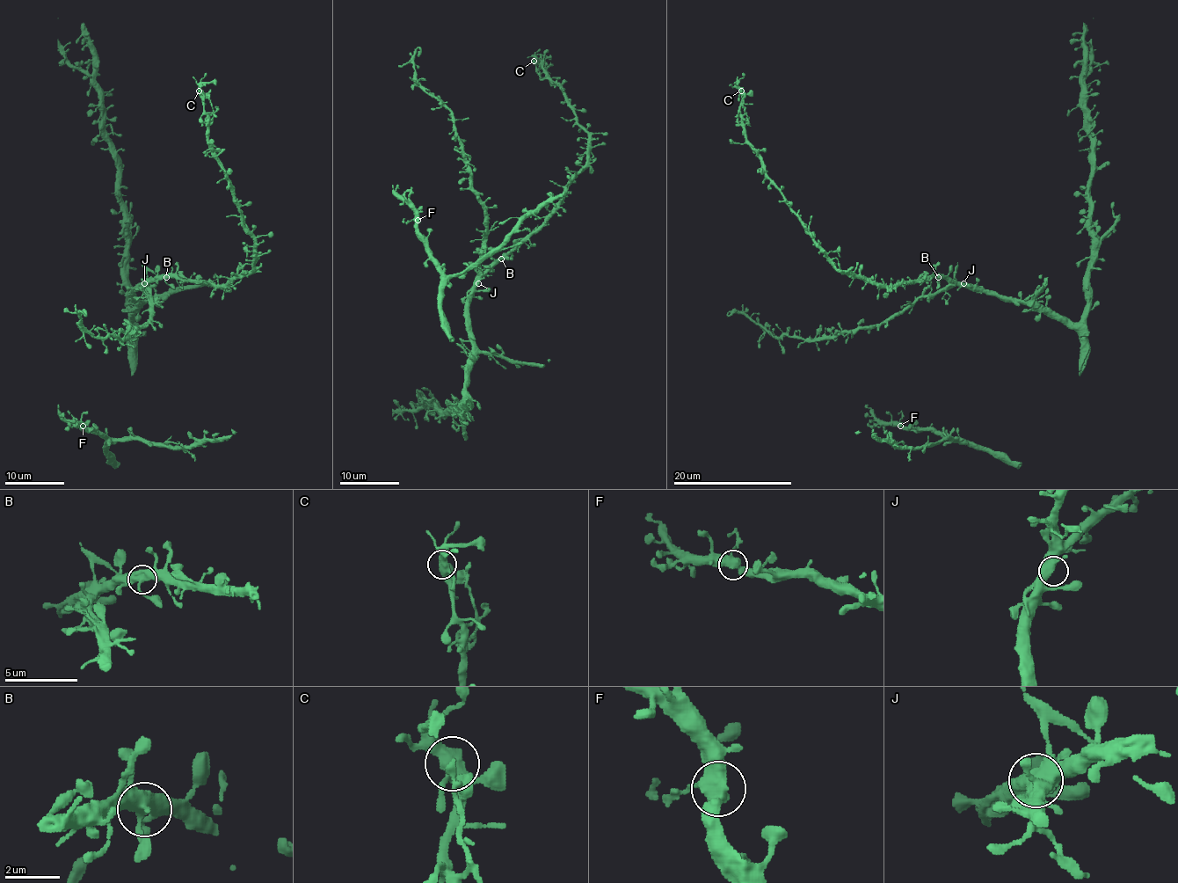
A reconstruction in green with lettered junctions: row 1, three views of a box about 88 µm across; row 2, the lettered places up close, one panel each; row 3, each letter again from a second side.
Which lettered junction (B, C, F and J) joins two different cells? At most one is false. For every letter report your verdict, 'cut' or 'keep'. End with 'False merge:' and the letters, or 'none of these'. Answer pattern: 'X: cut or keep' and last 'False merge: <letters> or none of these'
B: keep
C: keep
F: keep
J: keep
False merge: none of these

